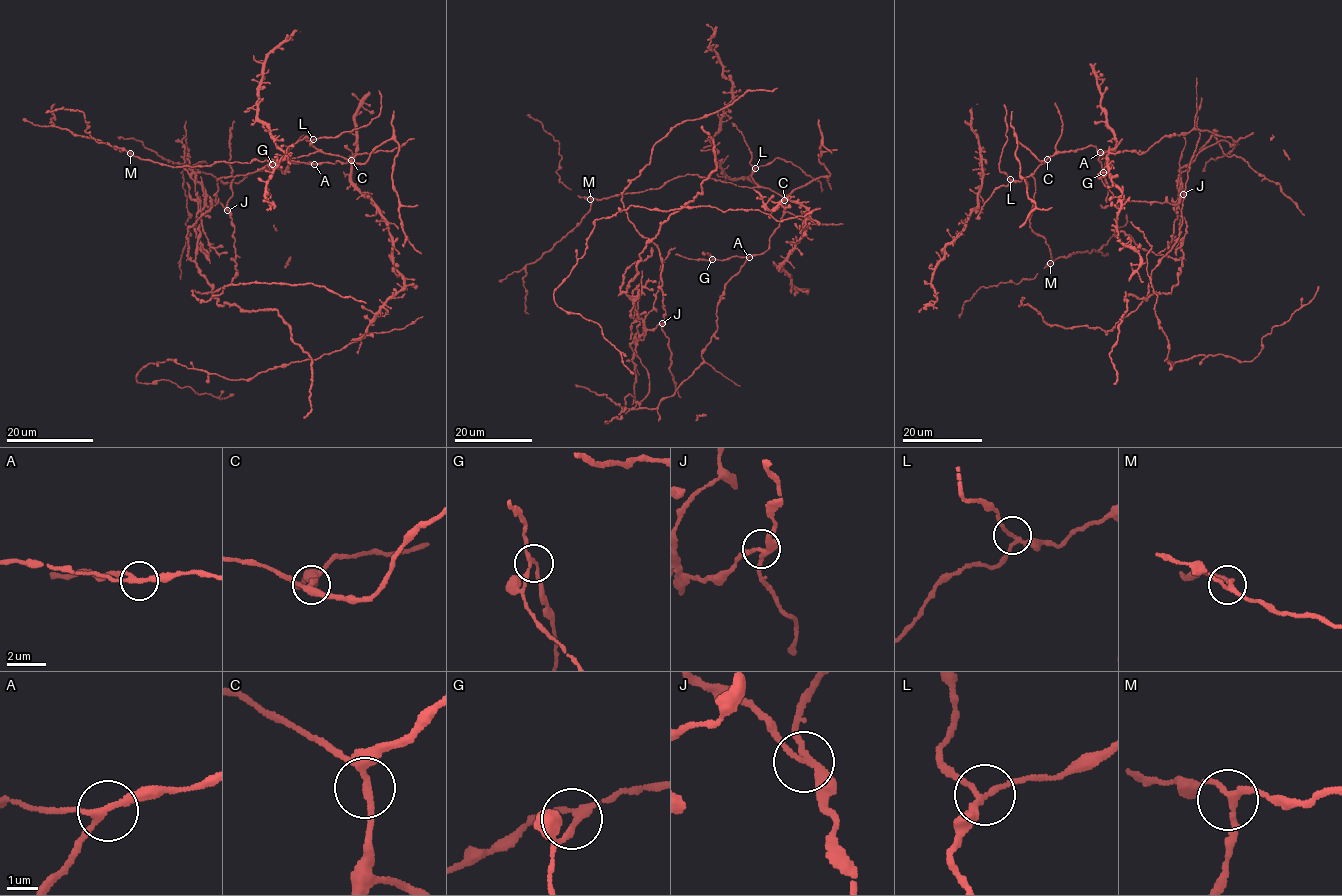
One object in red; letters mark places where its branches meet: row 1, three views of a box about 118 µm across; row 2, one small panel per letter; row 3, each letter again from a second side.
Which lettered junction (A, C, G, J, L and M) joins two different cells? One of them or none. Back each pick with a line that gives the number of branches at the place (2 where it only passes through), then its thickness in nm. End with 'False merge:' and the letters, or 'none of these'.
J: 3 branches meet; 200 nm thick
False merge: J

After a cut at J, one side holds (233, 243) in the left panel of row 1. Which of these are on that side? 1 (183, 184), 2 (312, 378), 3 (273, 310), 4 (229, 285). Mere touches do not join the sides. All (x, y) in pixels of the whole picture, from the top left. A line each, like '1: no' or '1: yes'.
1: no
2: no
3: no
4: yes

